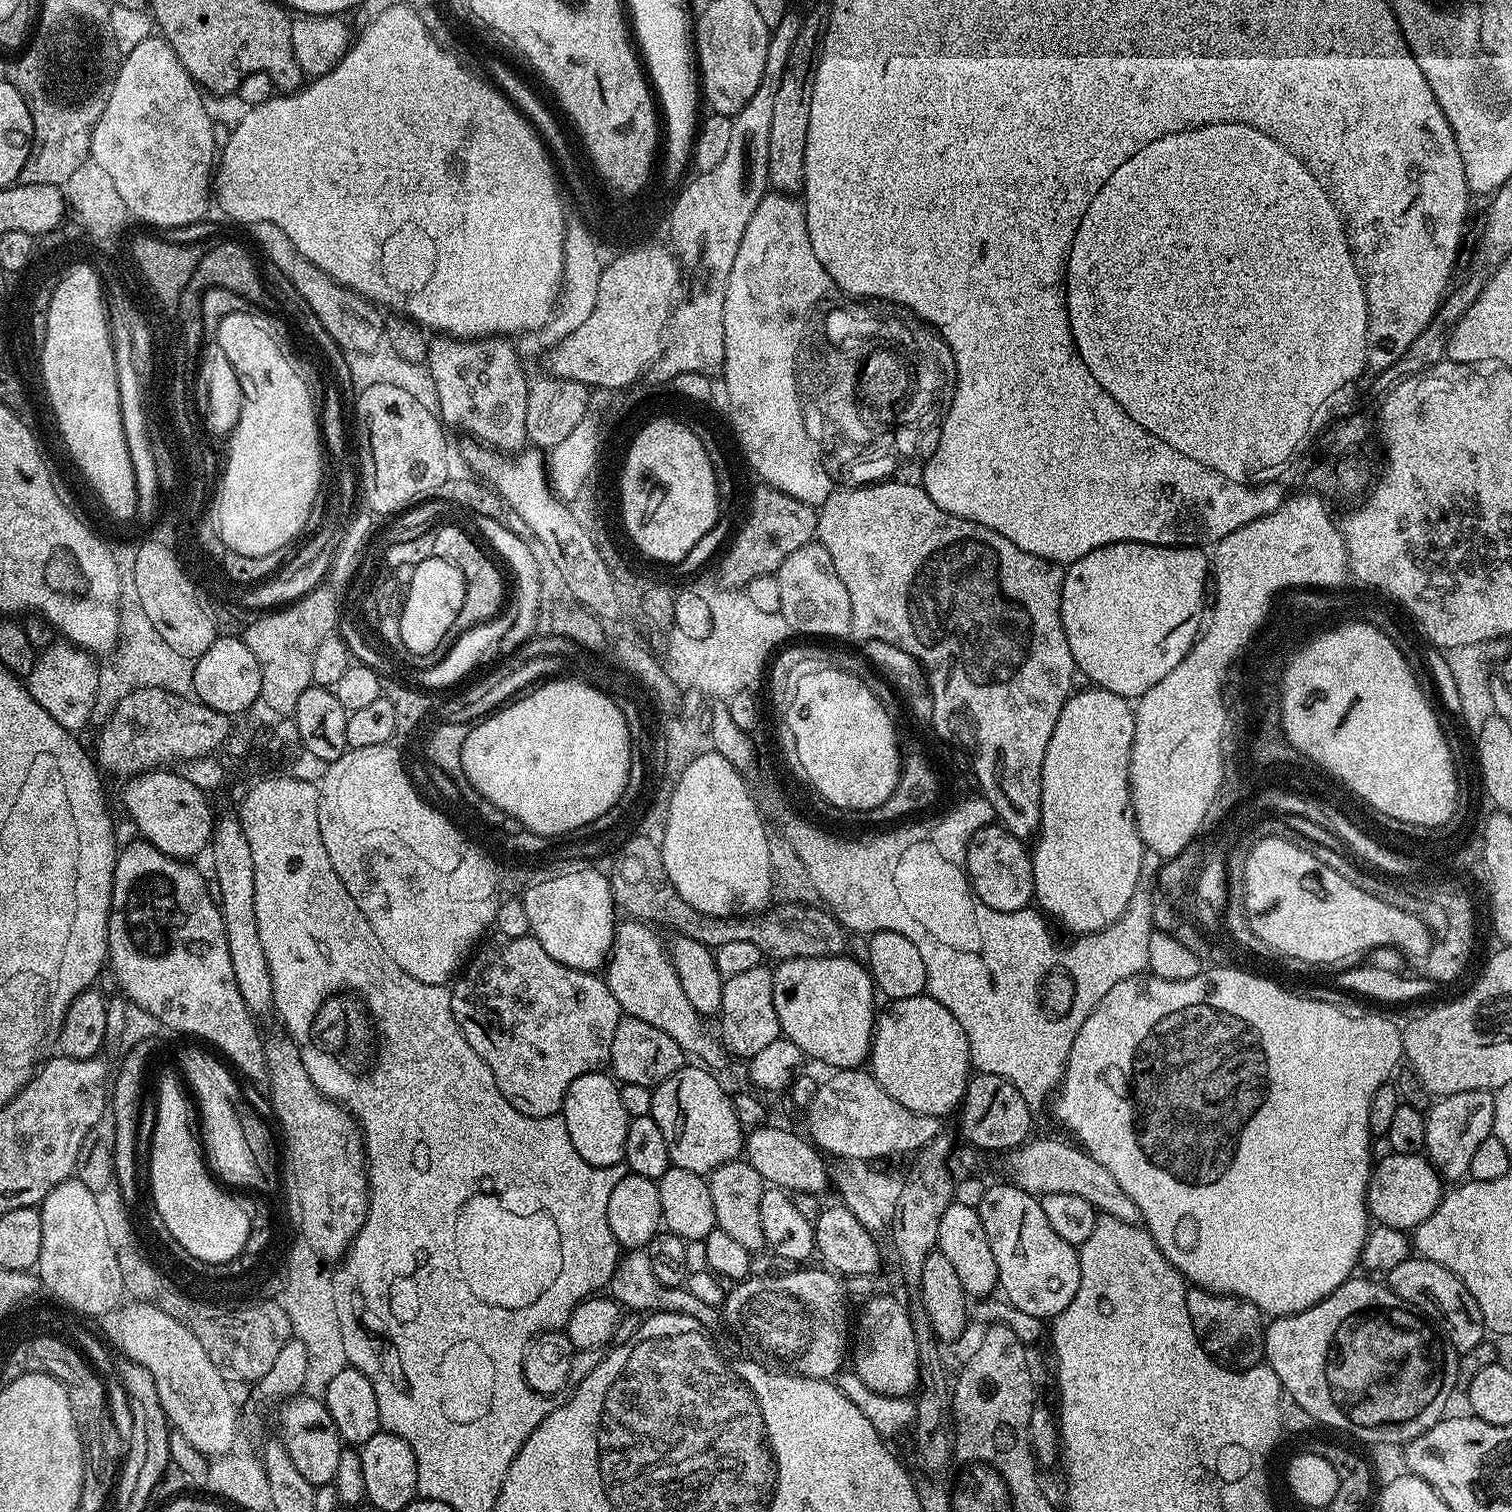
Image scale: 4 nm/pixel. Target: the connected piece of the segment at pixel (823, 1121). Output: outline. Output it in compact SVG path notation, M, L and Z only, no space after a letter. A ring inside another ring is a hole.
M840 1070L824 1081L806 1107L807 1135L817 1149L829 1157L876 1162L883 1156L896 1156L899 1152L915 1154L942 1132L941 1117L906 1110L902 1102L894 1102L894 1098L882 1090L871 1071Z

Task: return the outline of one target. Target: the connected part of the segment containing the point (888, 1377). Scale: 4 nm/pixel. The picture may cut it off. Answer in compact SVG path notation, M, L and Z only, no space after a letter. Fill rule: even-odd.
M872 1296L864 1304L860 1317L854 1320L854 1335L850 1340L850 1364L853 1364L854 1374L870 1386L872 1392L887 1396L903 1396L917 1391L920 1383L920 1362L918 1360L919 1346L916 1344L918 1328L912 1325L912 1318L907 1310L892 1296Z

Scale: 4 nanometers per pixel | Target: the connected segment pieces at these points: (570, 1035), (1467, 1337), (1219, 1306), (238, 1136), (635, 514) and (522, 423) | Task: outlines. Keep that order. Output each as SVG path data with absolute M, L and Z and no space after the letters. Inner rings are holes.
M530 934L522 938L505 936L497 941L497 944L486 945L487 943L485 943L467 961L466 967L459 973L455 983L451 985L452 1013L466 1042L470 1042L470 1046L474 1046L474 1054L478 1054L478 1058L482 1058L482 1062L486 1062L486 1066L490 1066L490 1074L494 1074L494 1082L498 1086L498 1090L502 1090L506 1102L510 1102L510 1106L514 1106L514 1110L527 1116L555 1116L563 1109L566 1090L570 1090L570 1082L574 1082L574 1078L582 1078L582 1074L599 1072L609 1067L610 1046L614 1046L614 1030L618 1030L618 1022L622 1013L614 994L610 994L607 979L600 977L599 980L596 972L574 970L562 962L554 962L554 958L550 958L550 954L546 954L546 950L542 950L540 943Z
M1409 1258L1398 1262L1394 1270L1386 1273L1386 1283L1394 1294L1398 1294L1398 1298L1410 1302L1424 1313L1457 1353L1474 1350L1486 1340L1482 1310L1478 1310L1474 1294L1470 1294L1470 1290L1466 1290L1466 1286L1462 1286L1460 1279L1446 1270L1446 1266L1423 1258Z
M1192 1286L1186 1294L1186 1310L1202 1347L1213 1360L1223 1364L1225 1368L1255 1368L1264 1360L1266 1320L1260 1308L1254 1306L1254 1302L1244 1300L1241 1296L1225 1296Z
M186 1049L180 1056L179 1069L187 1087L194 1093L194 1104L198 1109L198 1136L202 1141L204 1159L225 1185L233 1184L228 1185L233 1189L268 1192L278 1184L278 1164L272 1161L272 1136L250 1109L240 1105L240 1092L232 1081L233 1073L211 1051L208 1052Z
M662 420L645 429L634 446L630 446L628 472L622 478L622 514L626 514L628 529L636 536L638 546L646 549L649 561L657 560L660 564L676 566L686 558L698 540L715 526L720 515L720 500L717 496L715 471L711 458L707 456L706 446L697 435L684 432L680 424Z
M440 334L428 340L427 359L437 390L438 415L449 429L457 428L473 441L505 454L515 454L528 444L526 398L530 376L524 373L522 357L511 339L471 341Z

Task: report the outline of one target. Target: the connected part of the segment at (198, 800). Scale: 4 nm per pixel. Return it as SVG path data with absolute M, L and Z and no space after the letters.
M144 771L127 781L124 788L124 800L132 804L136 812L148 812L152 804L168 804L168 855L176 860L191 861L200 851L207 849L214 827L214 808L208 805L209 793L181 775L179 771Z

